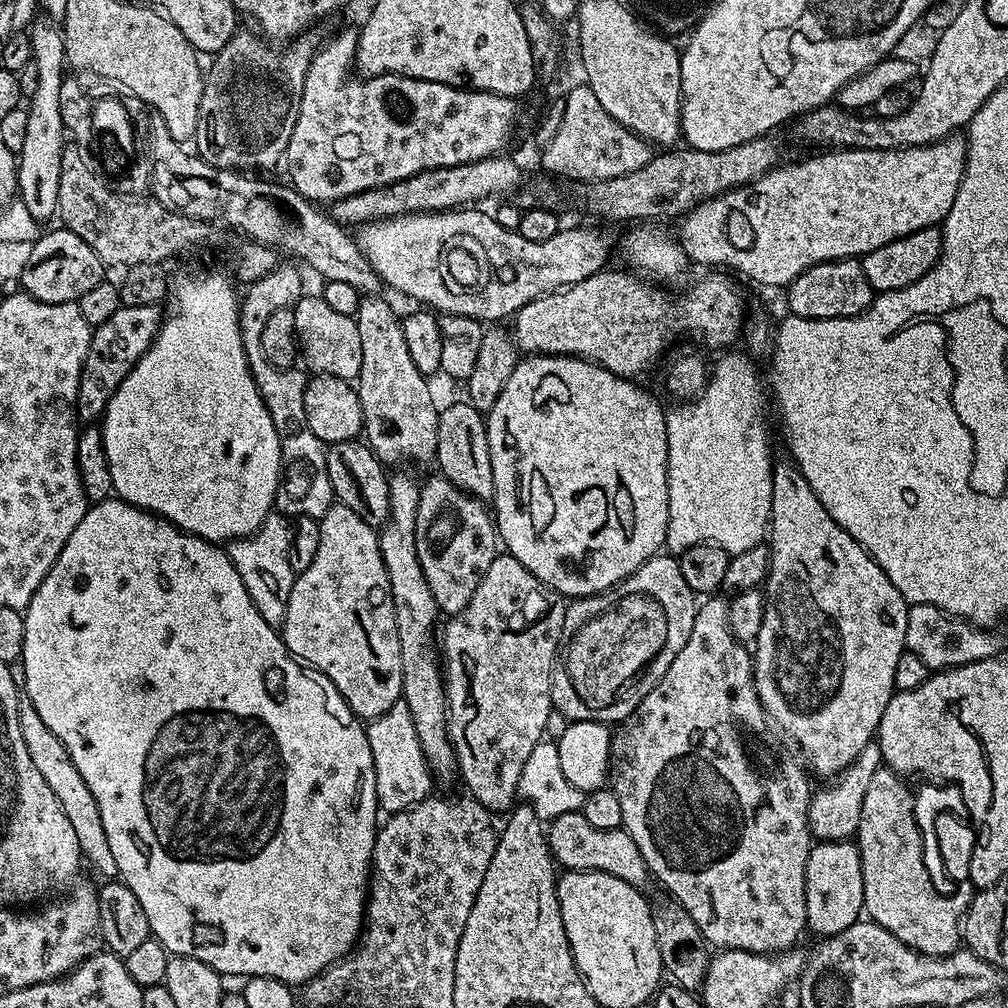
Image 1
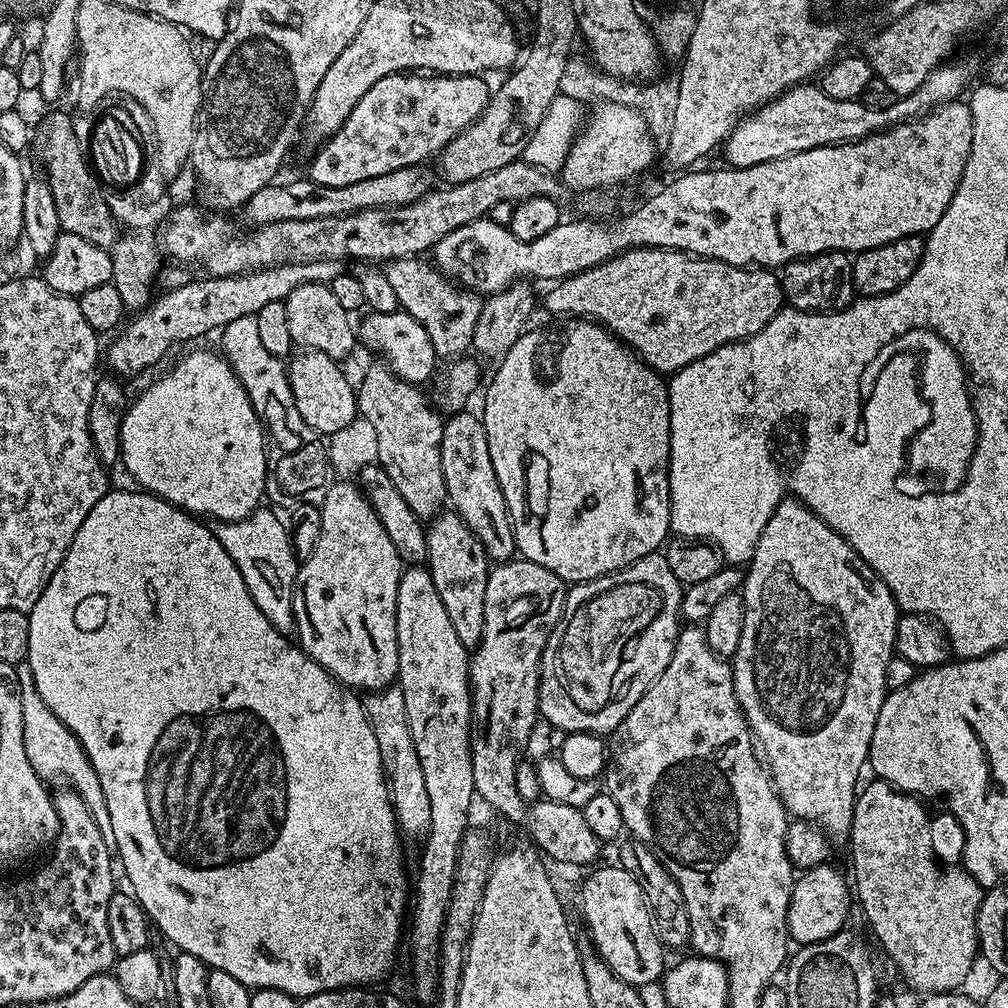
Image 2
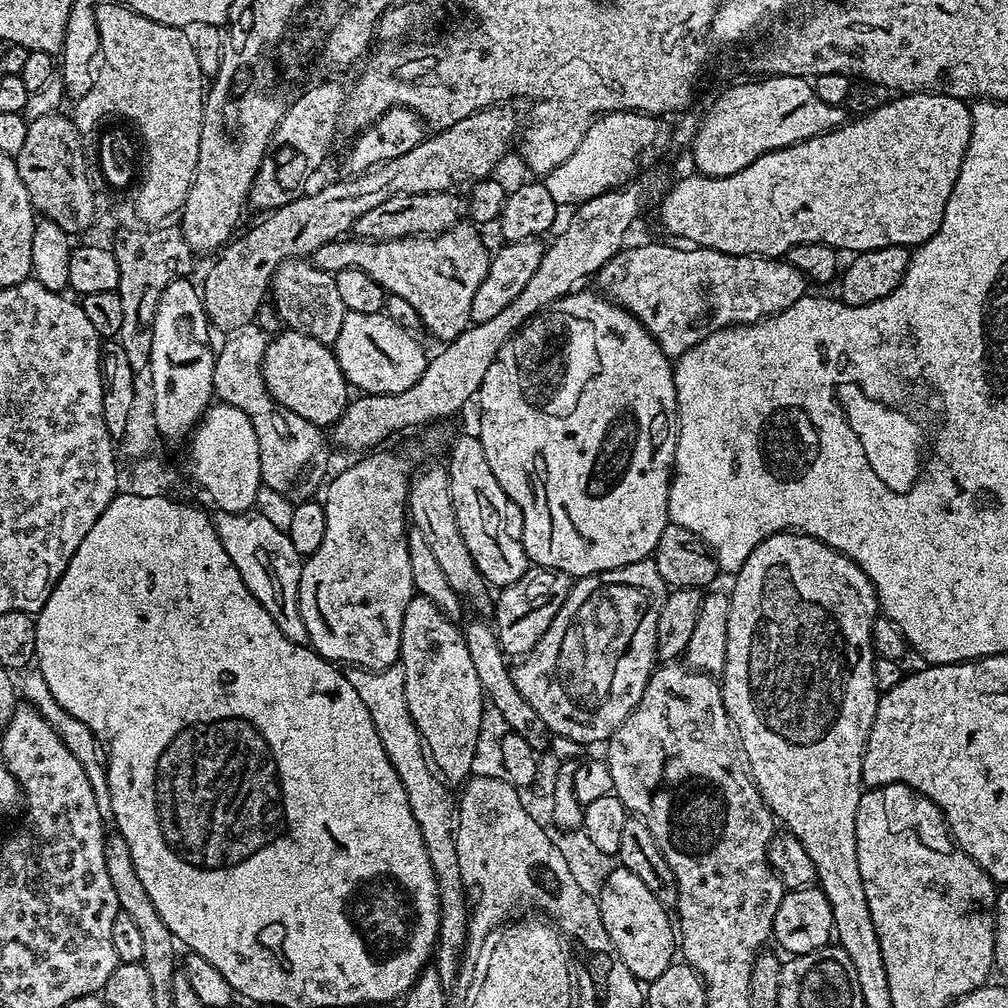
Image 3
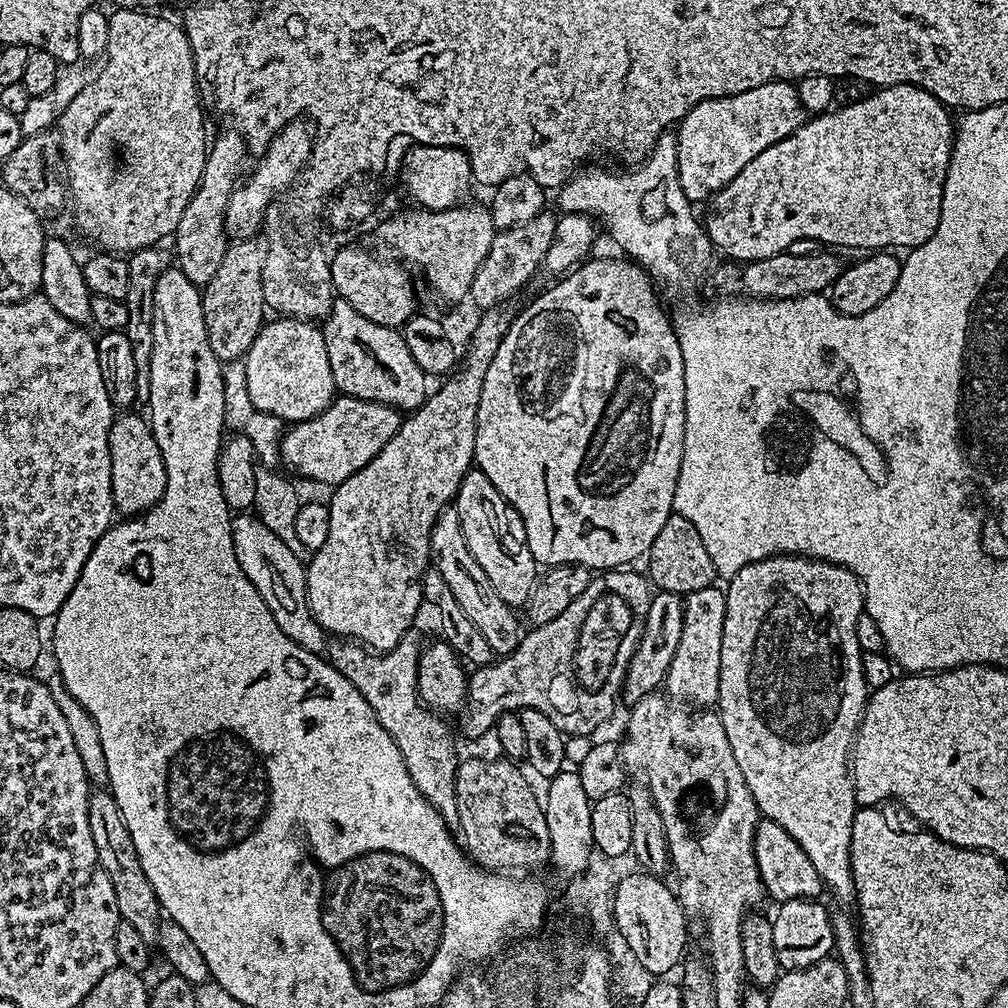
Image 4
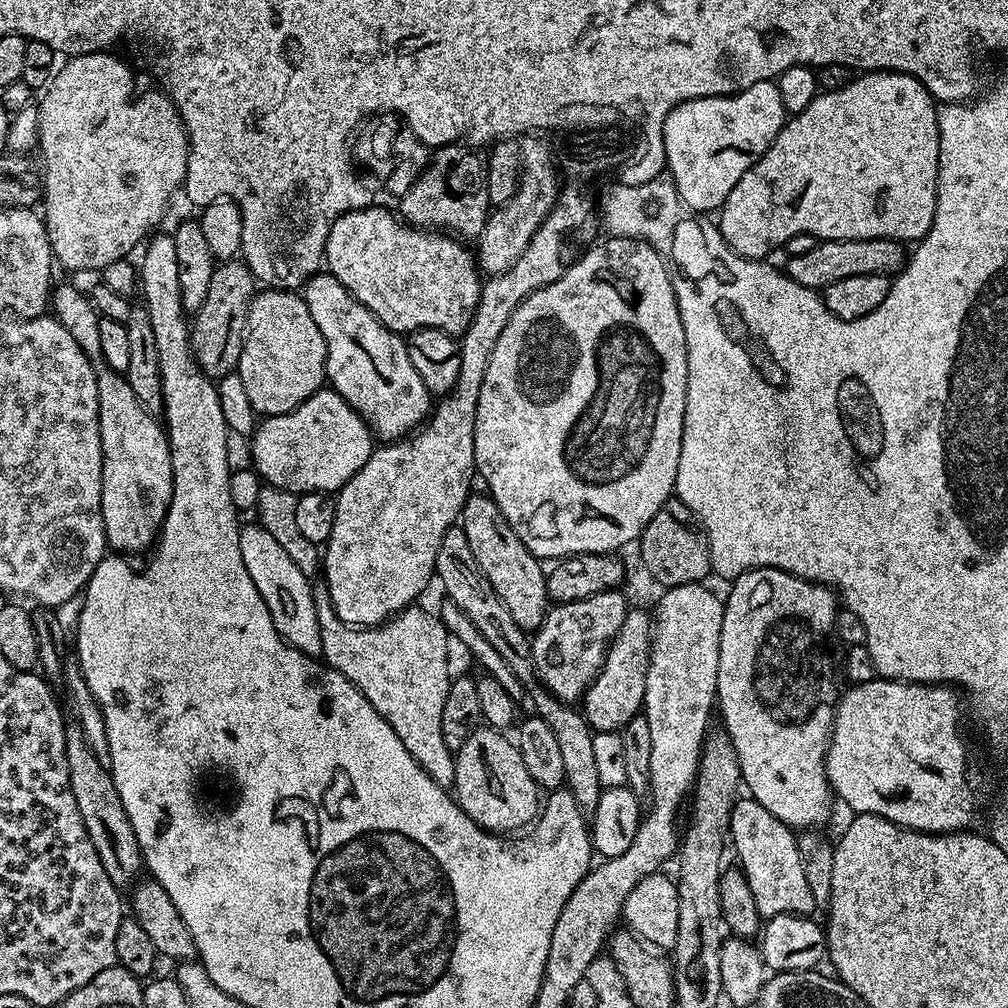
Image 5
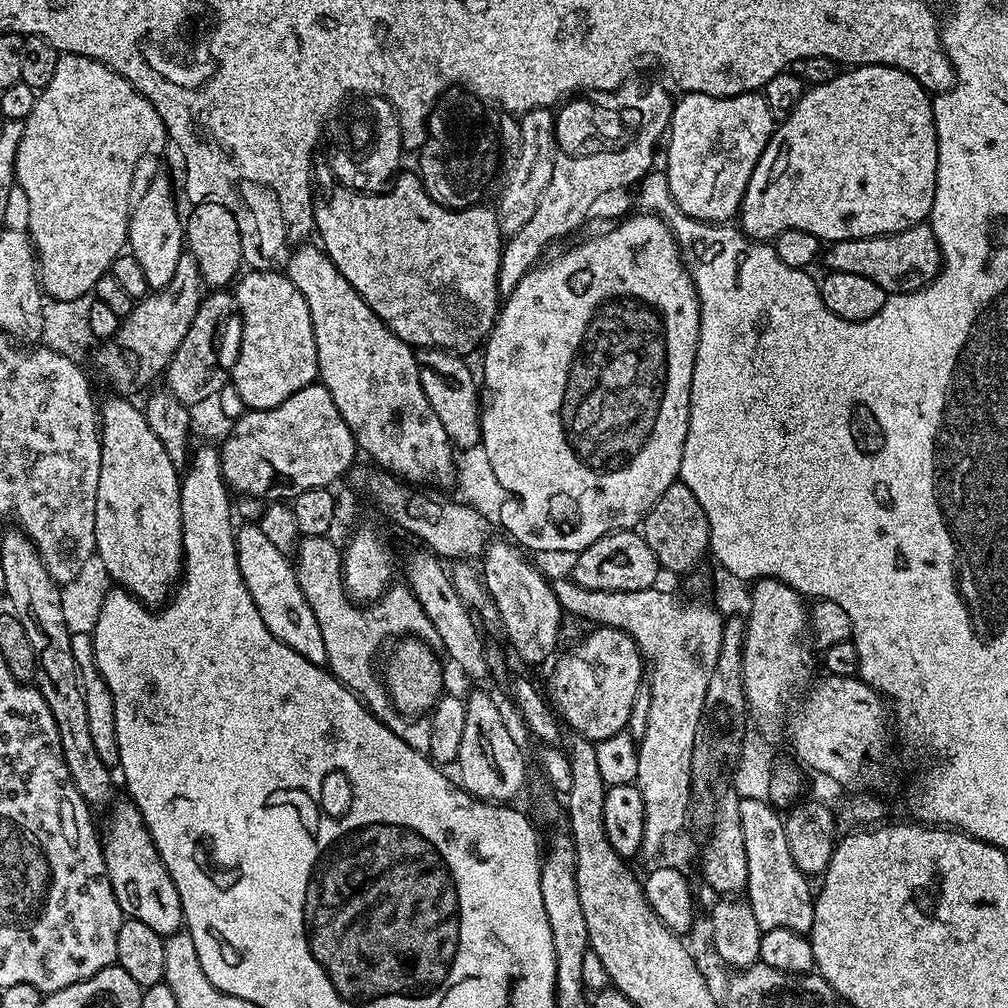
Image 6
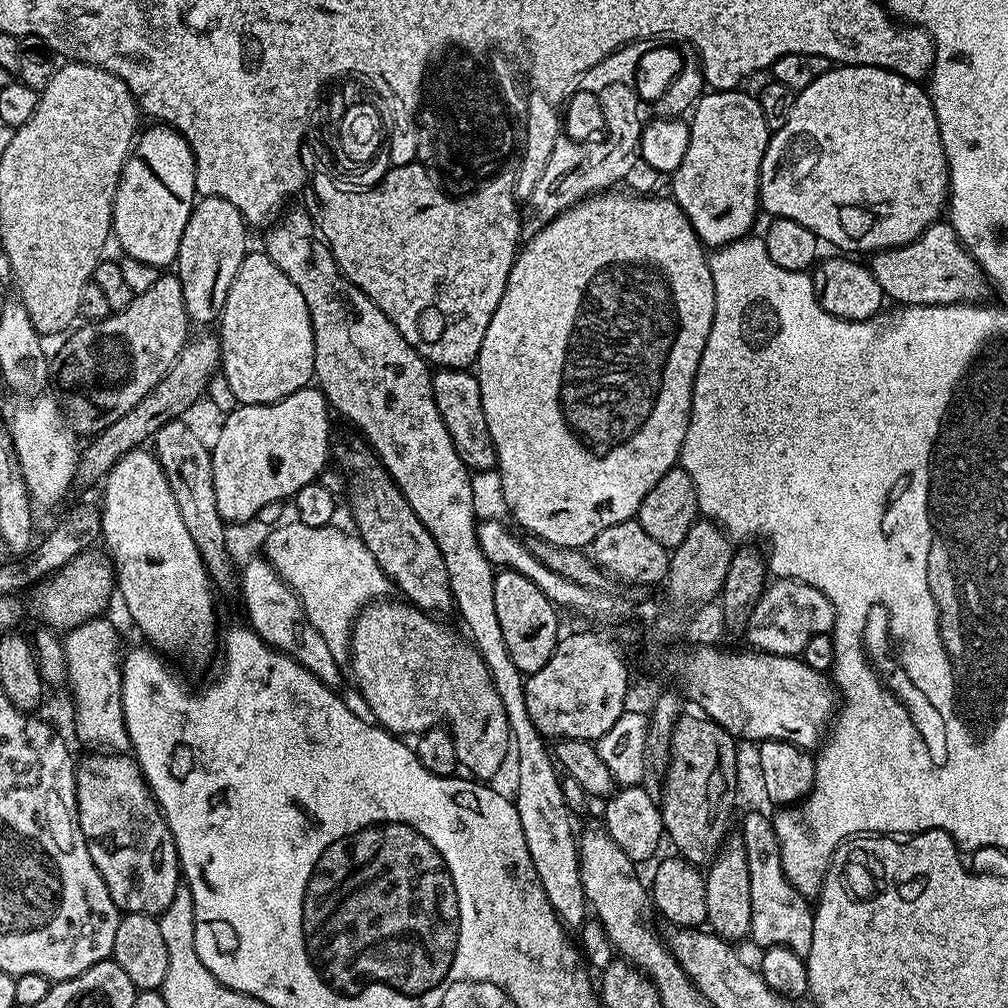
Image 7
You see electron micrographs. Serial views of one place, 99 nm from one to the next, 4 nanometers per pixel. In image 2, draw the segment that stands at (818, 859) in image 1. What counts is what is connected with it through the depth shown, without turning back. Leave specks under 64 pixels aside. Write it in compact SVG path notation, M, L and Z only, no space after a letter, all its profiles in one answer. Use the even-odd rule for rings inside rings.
M825 862L801 871L796 878L796 884L790 894L788 907L788 934L797 945L803 946L822 942L835 936L845 927L848 920L848 907L854 904L850 895L850 884L844 881L844 876L832 865Z

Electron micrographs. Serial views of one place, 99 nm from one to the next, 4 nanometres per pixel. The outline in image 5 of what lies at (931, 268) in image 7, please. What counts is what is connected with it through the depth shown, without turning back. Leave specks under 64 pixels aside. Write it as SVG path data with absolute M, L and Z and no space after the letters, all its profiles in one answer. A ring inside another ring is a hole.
M822 240L806 254L788 256L788 277L807 288L823 290L842 278L854 278L858 274L878 274L891 277L906 263L906 248L899 240Z

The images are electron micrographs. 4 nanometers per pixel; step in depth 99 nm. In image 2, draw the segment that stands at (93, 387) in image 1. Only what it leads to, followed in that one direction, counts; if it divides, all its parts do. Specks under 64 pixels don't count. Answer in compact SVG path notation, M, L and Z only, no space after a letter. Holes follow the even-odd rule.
M315 260L314 262L294 262L293 264L277 264L274 268L264 268L243 276L217 276L215 278L195 278L189 285L181 286L177 289L161 291L152 300L147 308L137 311L132 321L129 319L115 333L116 341L106 348L106 364L108 364L117 377L125 378L131 372L144 372L151 364L156 364L179 340L196 340L199 336L204 336L207 332L215 333L224 329L227 324L234 322L234 318L246 318L255 316L262 306L267 306L270 302L287 300L292 290L299 284L327 284L331 285L334 278L345 275L345 265L339 260Z

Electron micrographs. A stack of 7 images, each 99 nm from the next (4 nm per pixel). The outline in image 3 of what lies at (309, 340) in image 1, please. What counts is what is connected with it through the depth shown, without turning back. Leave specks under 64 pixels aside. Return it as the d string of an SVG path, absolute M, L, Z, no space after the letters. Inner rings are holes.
M304 258L286 260L276 268L270 285L270 300L275 304L281 321L291 331L301 332L318 342L335 345L342 330L342 318L346 311L342 297L338 295L333 273L318 270Z

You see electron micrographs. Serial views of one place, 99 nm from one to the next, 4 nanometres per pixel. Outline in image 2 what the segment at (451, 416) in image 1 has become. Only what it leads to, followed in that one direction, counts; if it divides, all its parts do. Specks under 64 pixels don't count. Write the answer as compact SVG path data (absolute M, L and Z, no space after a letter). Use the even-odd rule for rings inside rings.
M460 410L447 417L442 430L440 453L448 500L456 507L453 508L455 515L480 539L489 561L507 562L513 559L517 551L512 518L494 474L494 462L490 462L490 446L486 442L483 419L479 415L471 416L468 410Z

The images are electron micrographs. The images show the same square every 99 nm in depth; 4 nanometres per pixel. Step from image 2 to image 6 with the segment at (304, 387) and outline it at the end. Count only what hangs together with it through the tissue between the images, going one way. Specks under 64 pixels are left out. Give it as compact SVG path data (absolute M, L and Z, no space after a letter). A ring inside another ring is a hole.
M280 270L245 271L235 285L234 299L238 320L240 316L240 349L236 352L236 361L232 368L230 364L230 383L237 388L245 409L276 408L286 402L286 398L298 394L298 390L317 379L318 350L310 318L310 306L306 306L306 298L298 294L298 286L294 286L294 282L290 282L290 278Z

